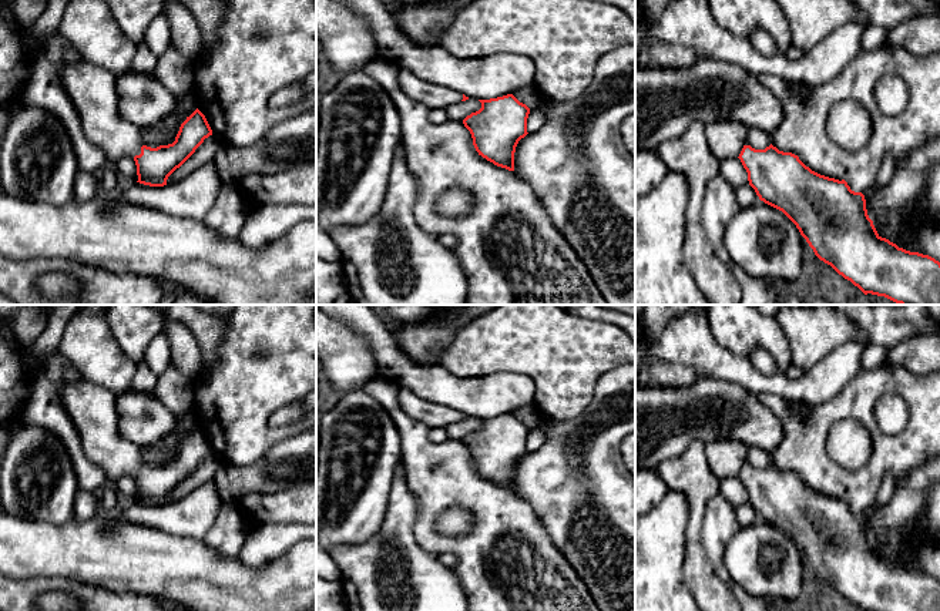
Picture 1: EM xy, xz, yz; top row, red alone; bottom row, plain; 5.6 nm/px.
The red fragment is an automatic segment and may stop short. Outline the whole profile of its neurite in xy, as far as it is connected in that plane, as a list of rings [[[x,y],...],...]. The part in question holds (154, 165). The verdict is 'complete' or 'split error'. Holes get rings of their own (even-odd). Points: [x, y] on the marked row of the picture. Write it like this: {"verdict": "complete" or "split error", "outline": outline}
{"verdict": "split error", "outline": [[[83,60],[66,64],[61,68],[61,81],[90,142],[101,148],[110,161],[132,157],[140,184],[167,185],[168,177],[212,135],[205,115],[197,108],[181,124],[172,144],[147,147],[140,137],[140,128],[120,115],[117,77],[113,73]]]}

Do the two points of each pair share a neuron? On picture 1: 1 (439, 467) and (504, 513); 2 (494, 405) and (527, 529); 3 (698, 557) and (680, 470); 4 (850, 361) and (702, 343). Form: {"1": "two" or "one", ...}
{"1": "one", "2": "two", "3": "one", "4": "one"}

